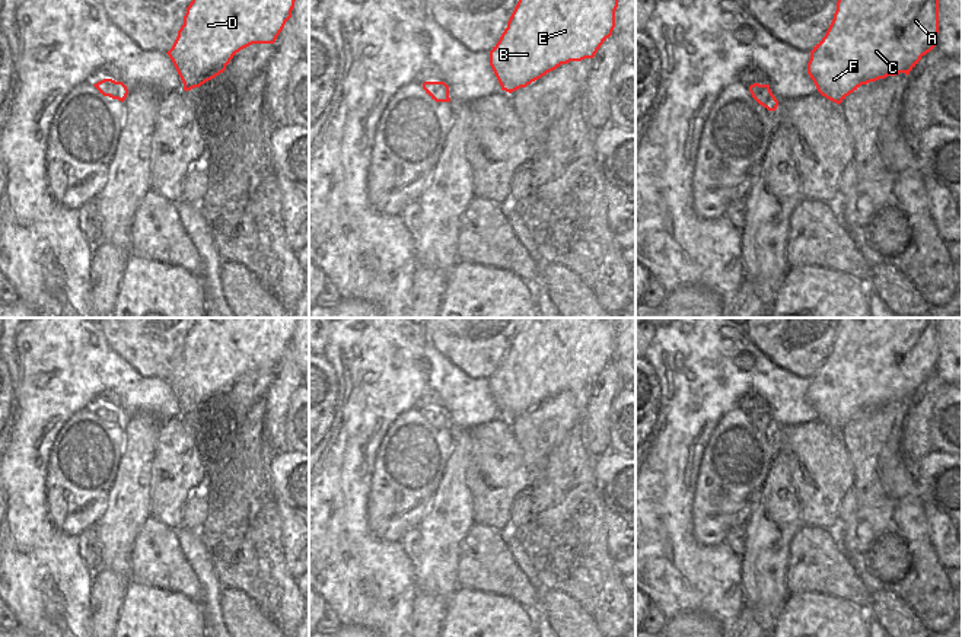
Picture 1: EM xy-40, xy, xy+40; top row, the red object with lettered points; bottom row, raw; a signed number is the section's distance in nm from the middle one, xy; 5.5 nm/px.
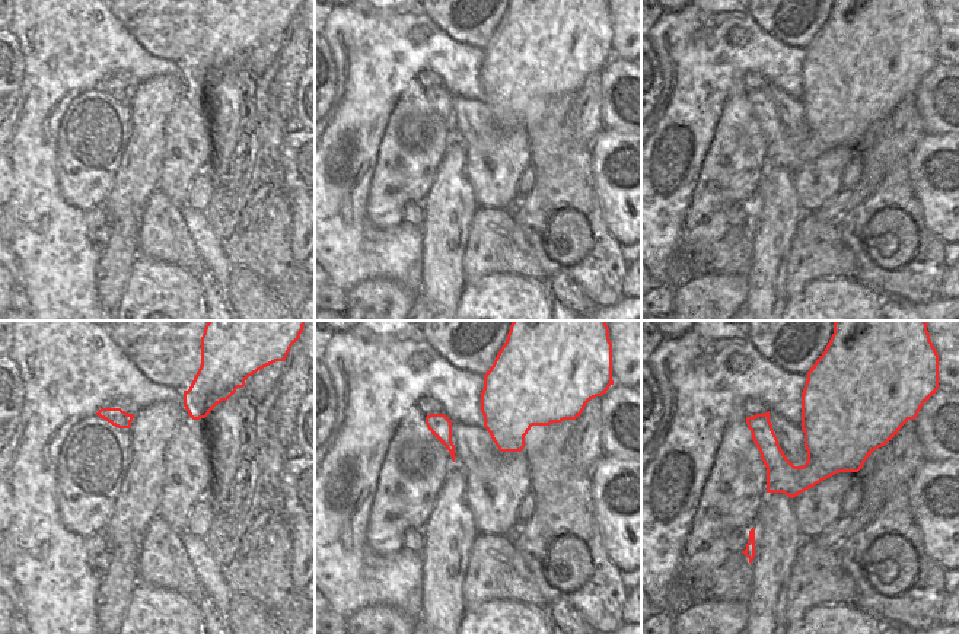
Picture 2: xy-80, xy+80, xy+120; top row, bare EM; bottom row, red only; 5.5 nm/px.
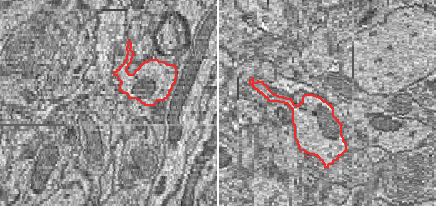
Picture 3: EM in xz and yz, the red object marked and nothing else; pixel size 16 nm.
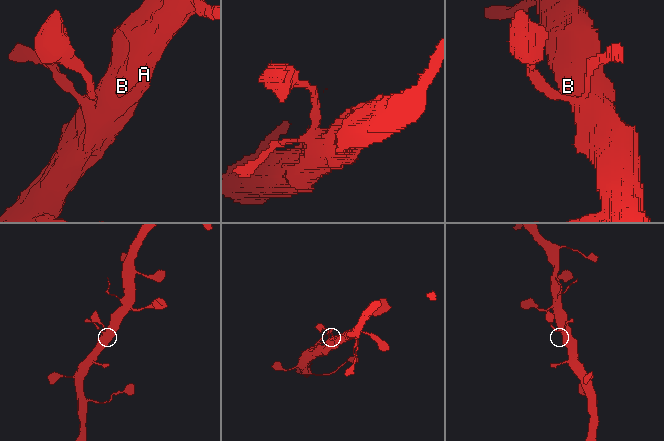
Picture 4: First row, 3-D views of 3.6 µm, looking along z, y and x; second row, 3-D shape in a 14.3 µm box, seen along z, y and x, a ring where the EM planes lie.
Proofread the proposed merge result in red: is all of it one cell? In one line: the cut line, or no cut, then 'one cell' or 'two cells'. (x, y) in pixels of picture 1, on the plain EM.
no cut | one cell

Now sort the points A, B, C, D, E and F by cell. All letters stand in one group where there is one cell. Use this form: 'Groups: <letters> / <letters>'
Groups: A B C D E F.

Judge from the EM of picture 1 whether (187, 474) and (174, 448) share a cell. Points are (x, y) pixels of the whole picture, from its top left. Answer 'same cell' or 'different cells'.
same cell

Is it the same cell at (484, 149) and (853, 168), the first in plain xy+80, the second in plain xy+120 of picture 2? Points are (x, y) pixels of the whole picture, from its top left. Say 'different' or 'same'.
different

